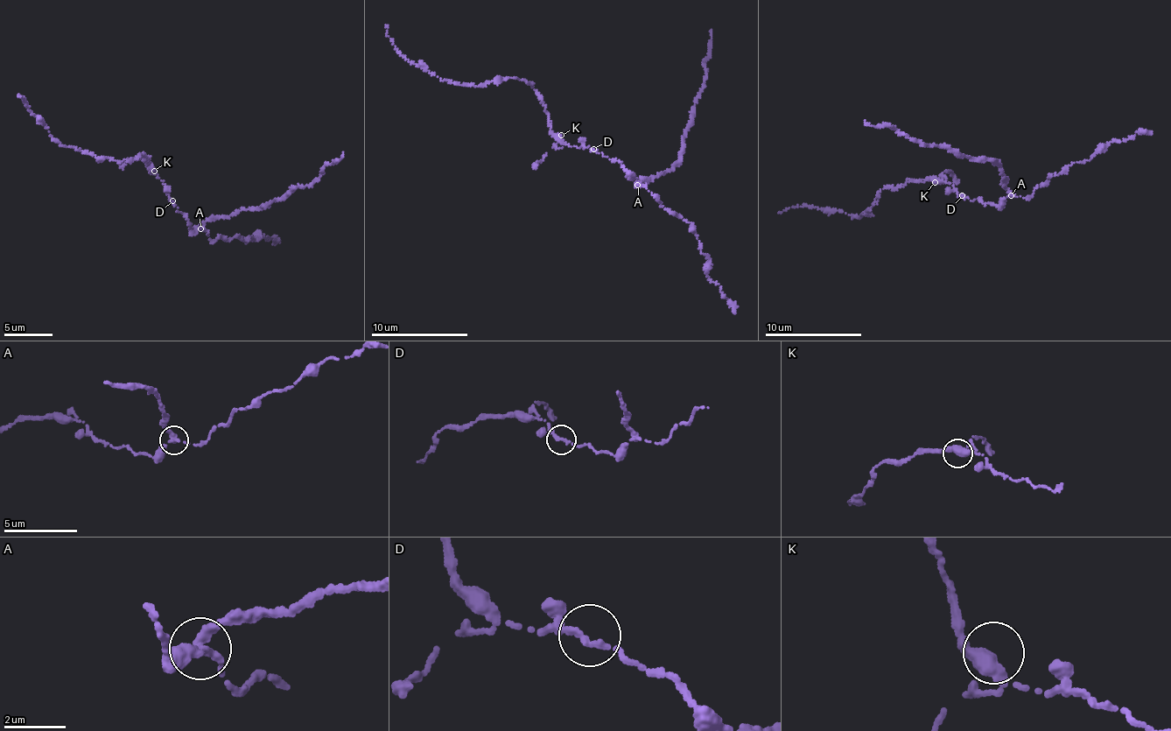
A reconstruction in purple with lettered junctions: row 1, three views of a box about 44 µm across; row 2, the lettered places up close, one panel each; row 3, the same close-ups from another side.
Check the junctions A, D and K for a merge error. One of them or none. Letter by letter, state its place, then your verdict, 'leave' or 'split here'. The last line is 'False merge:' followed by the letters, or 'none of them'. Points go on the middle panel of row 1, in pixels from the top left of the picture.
A: place (637, 185); split here
D: place (593, 149); leave
K: place (561, 135); leave
False merge: A

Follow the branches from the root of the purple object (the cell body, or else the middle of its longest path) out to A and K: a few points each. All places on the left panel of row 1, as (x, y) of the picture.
A: (171, 201), (178, 207), (177, 211), (185, 216), (191, 229), (197, 231), (201, 228)
K: (171, 201), (154, 171)

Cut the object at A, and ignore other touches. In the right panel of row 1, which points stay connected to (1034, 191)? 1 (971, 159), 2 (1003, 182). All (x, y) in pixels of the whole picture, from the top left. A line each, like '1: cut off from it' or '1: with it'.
1: cut off from it
2: cut off from it

